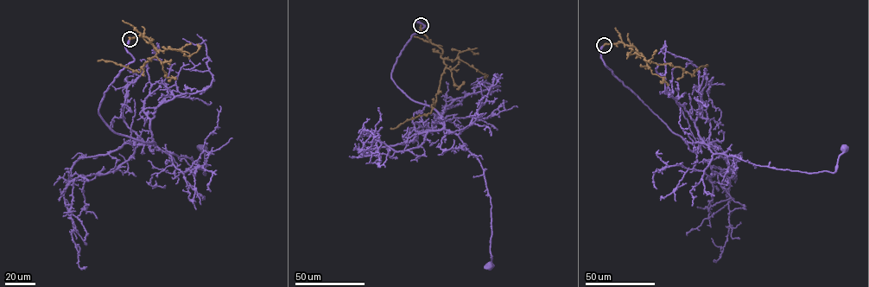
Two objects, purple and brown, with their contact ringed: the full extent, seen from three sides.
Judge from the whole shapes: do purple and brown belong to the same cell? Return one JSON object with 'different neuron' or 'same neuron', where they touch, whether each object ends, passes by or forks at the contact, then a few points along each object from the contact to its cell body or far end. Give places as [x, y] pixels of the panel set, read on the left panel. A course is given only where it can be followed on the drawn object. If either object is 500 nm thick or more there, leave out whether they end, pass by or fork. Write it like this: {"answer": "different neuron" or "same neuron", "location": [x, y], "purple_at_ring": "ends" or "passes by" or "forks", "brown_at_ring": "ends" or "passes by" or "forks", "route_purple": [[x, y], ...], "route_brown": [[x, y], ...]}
{"answer": "same neuron", "location": [130, 39], "route_purple": [[130, 39], [125, 49], [134, 60], [104, 92], [100, 117], [114, 131], [188, 157], [205, 175], [202, 148]], "route_brown": [[130, 39], [147, 37], [152, 40], [150, 42], [156, 51], [140, 72], [112, 61], [98, 61]]}

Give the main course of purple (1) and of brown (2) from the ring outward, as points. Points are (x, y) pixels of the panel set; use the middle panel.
1: (421, 25), (391, 79), (433, 108), (479, 162), (491, 206), (489, 265)
2: (421, 25), (421, 31), (442, 50), (440, 56), (446, 65), (436, 101), (430, 113), (408, 119), (390, 129)

